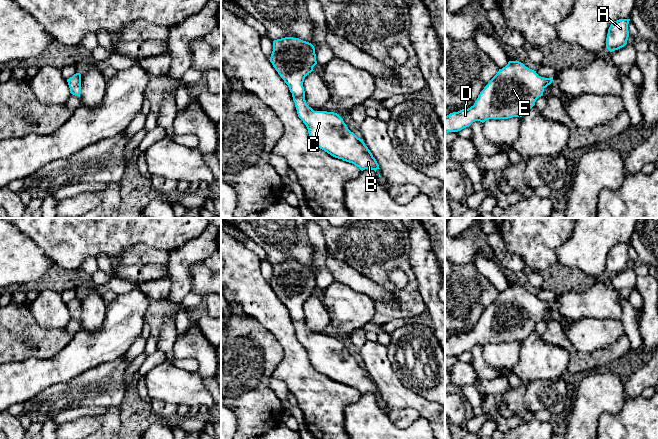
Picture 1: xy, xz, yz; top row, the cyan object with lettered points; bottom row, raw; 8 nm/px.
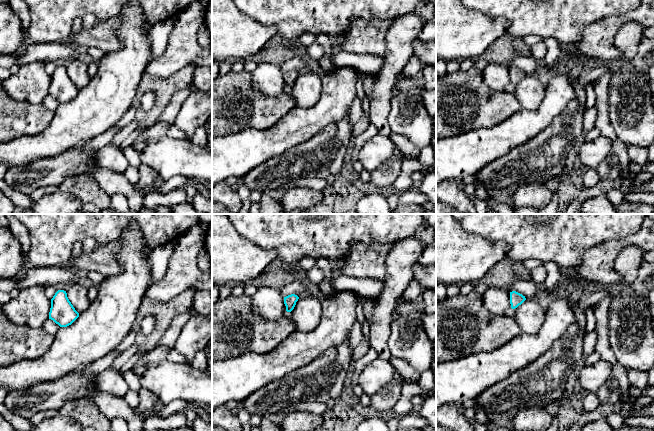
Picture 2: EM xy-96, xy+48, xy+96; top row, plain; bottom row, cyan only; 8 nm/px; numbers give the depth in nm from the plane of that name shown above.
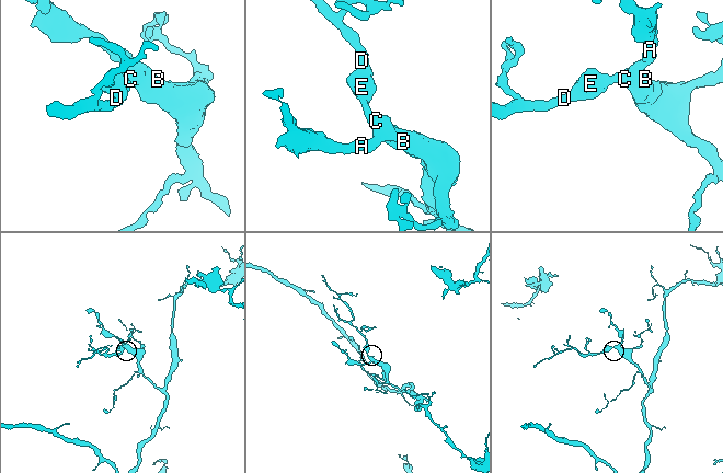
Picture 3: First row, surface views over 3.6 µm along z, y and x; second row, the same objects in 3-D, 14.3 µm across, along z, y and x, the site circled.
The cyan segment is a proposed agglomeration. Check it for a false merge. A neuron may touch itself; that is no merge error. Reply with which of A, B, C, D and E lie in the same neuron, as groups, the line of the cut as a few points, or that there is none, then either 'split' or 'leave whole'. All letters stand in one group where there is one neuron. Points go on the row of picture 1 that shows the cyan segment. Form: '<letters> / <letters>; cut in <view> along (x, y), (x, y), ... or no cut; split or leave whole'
A B C D E; no cut; leave whole

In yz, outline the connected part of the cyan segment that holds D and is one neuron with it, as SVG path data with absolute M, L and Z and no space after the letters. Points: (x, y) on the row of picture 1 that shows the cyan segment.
M517 60L509 61L484 87L473 106L445 116L445 133L458 132L469 127L475 121L484 123L489 119L522 117L535 105L536 100L543 96L544 89L552 81L553 77L541 77L536 71L529 69Z

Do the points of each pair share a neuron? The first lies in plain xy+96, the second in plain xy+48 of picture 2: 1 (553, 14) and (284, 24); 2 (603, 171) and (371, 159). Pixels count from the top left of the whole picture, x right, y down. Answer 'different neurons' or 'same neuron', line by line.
1: same neuron
2: different neurons

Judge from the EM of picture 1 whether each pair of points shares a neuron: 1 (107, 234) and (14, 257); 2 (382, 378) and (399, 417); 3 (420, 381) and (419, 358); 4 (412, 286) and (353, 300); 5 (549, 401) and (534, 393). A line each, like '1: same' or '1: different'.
1: different
2: different
3: same
4: different
5: same

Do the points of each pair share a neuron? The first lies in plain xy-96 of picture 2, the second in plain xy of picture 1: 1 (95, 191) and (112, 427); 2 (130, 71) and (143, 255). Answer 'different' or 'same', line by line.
1: same
2: different

